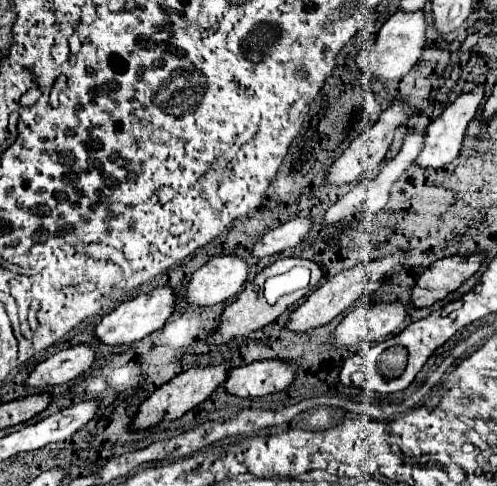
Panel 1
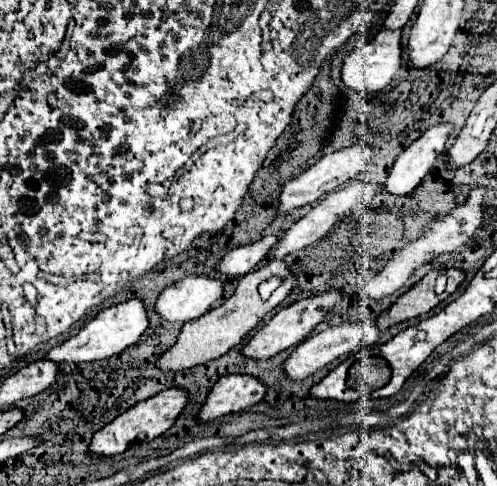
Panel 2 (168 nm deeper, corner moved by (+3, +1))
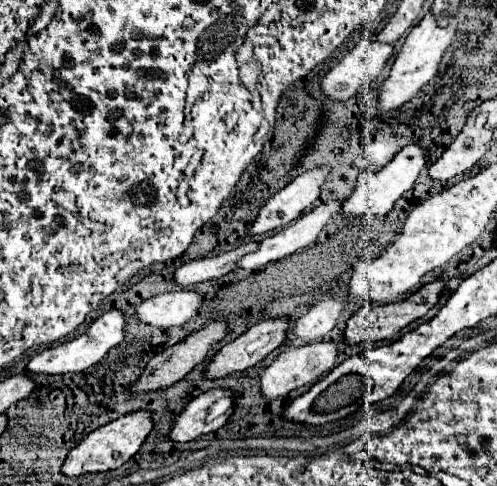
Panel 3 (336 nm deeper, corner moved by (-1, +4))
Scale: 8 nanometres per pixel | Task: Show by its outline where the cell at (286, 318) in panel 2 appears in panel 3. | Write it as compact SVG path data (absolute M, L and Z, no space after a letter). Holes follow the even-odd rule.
M282 315L276 319L266 319L256 325L252 325L246 333L242 333L232 343L224 345L210 365L206 367L208 379L218 379L234 371L244 371L256 363L260 363L266 355L270 355L274 349L278 349L284 339L286 331L290 327L290 317Z

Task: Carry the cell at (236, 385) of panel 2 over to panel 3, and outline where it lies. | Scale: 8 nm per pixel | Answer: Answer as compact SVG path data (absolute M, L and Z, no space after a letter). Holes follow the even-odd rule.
M210 389L202 395L198 395L196 399L192 399L186 405L186 409L176 417L176 423L170 431L170 439L172 441L192 441L192 439L198 439L200 435L220 429L228 421L228 417L232 415L234 407L228 409L224 415L212 419L210 423L206 423L206 417L208 417L210 407L216 401L220 401L222 397L236 397L236 393L232 389Z

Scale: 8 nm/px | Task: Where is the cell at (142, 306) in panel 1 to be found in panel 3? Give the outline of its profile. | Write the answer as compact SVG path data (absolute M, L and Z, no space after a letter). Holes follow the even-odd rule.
M110 309L110 311L106 311L104 315L100 315L100 317L90 325L90 329L88 329L84 335L76 337L74 341L60 343L60 345L56 345L56 347L50 347L50 349L46 349L46 351L34 355L34 357L30 359L30 363L28 363L26 369L32 371L32 373L46 373L46 375L80 373L80 371L88 369L88 367L100 363L112 347L116 347L116 345L120 345L120 343L124 341L124 335L126 335L124 325L126 325L126 313L120 311L120 309Z

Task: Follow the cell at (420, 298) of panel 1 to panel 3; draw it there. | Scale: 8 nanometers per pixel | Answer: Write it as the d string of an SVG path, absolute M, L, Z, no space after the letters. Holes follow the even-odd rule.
M434 281L434 283L428 283L428 285L420 287L416 293L412 293L402 303L398 301L398 303L388 303L388 305L378 305L378 307L362 307L362 309L358 309L350 317L344 337L352 345L354 343L362 343L362 341L382 341L382 339L390 339L392 335L396 335L400 329L404 329L412 321L424 317L438 303L442 291L444 291L444 283L442 281Z

